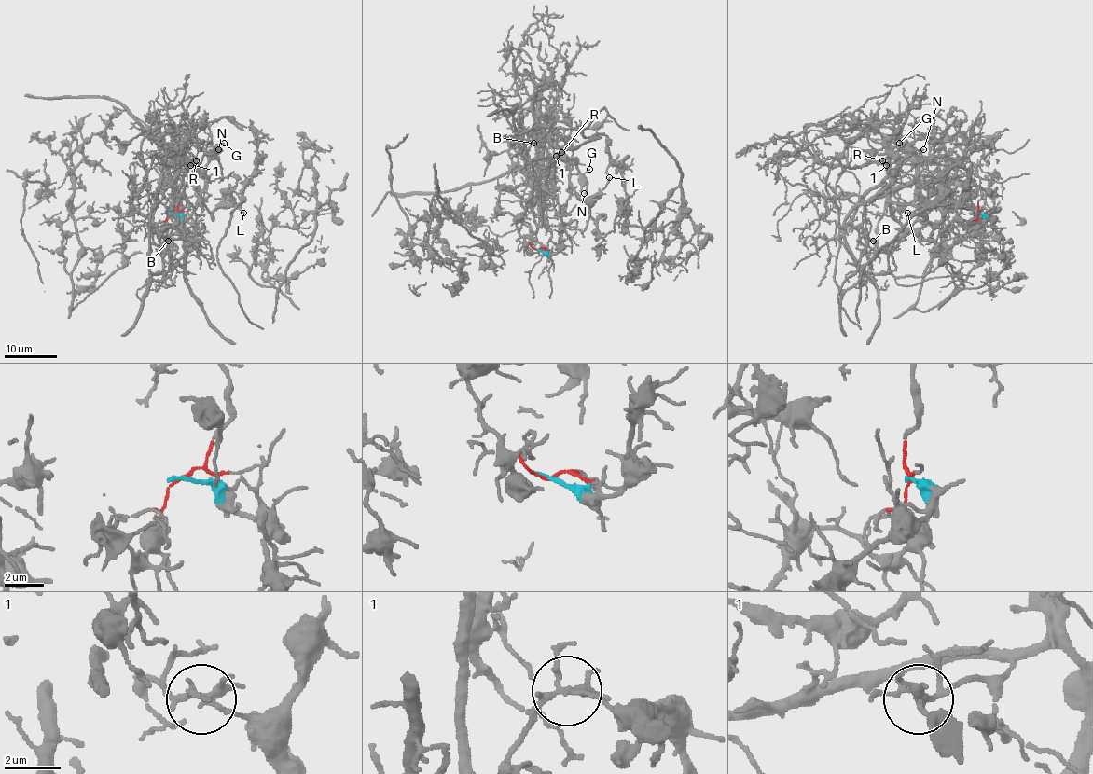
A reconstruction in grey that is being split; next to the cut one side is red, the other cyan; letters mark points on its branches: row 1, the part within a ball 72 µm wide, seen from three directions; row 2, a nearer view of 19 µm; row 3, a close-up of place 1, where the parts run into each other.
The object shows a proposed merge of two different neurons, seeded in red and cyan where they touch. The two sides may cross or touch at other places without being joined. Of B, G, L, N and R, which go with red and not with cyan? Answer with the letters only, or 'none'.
B, R

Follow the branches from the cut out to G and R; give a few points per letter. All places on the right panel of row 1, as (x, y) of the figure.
G: (980, 212), (981, 225), (952, 244), (943, 247), (909, 233), (891, 214), (890, 158), (904, 146), (899, 143)
R: (980, 212), (981, 186), (975, 169), (969, 162), (922, 163), (906, 156), (889, 165), (882, 161)

